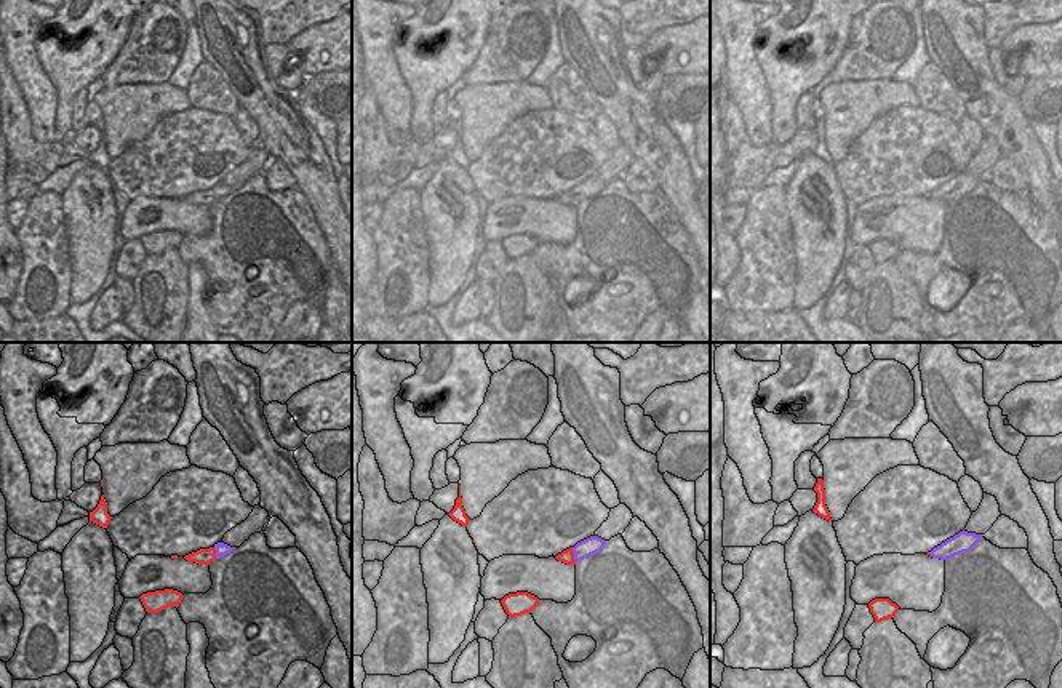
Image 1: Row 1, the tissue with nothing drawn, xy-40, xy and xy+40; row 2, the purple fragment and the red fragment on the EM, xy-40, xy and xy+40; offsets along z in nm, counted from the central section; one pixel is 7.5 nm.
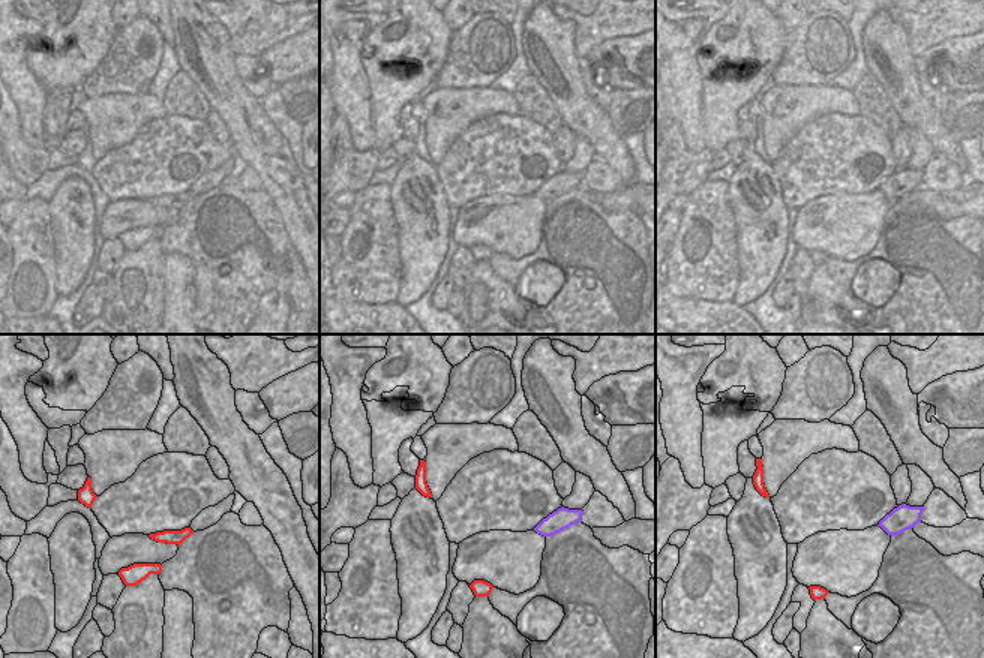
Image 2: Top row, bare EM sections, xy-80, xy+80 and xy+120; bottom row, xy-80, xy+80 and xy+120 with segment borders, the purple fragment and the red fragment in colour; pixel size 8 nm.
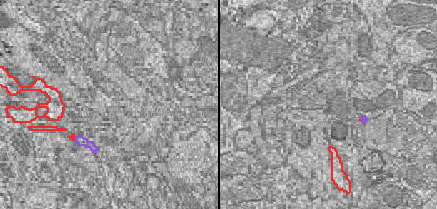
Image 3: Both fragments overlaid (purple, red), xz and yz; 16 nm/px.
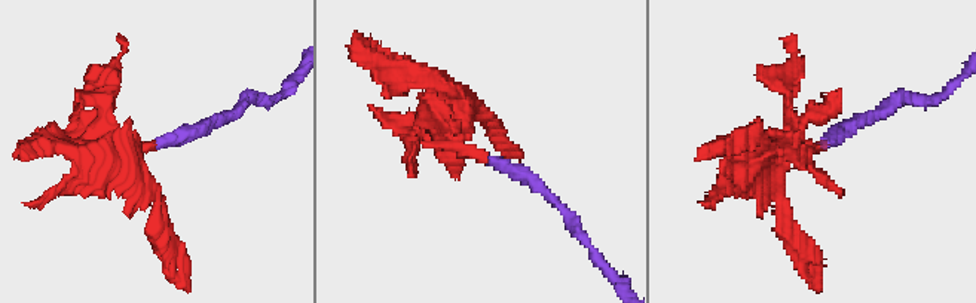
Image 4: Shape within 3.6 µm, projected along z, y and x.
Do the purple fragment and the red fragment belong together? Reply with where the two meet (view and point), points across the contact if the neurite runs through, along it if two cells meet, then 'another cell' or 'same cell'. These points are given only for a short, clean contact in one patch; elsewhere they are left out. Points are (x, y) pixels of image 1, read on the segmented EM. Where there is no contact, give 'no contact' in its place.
meets purple in xy at (574, 556); border along xy (571, 548), (576, 562); another cell

